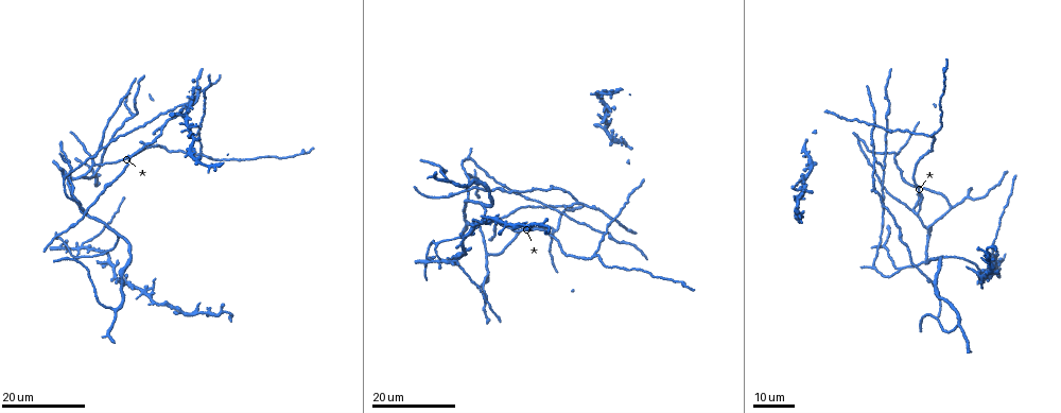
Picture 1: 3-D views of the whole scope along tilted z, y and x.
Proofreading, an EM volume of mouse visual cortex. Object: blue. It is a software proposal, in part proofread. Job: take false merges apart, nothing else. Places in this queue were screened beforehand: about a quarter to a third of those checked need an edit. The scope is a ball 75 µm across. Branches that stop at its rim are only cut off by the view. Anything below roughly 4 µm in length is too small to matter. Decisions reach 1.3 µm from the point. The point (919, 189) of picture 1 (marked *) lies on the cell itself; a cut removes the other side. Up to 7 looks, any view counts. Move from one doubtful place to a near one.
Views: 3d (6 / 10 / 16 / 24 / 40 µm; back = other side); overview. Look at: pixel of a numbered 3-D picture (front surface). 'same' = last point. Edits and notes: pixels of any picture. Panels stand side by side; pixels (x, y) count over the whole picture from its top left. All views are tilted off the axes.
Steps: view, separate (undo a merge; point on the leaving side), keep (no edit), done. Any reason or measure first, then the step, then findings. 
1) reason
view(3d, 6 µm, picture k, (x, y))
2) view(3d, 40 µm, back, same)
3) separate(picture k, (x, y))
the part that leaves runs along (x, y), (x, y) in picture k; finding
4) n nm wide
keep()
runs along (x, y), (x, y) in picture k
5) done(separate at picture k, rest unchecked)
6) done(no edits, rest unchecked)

a fork
view(3d, 16 µm, picture 1, (488, 255))

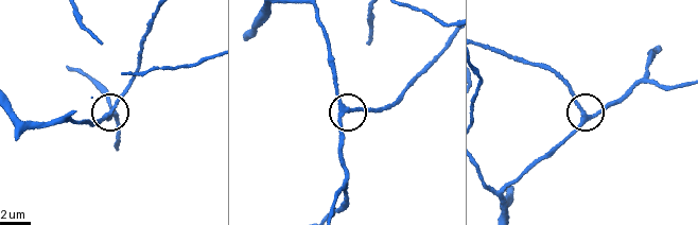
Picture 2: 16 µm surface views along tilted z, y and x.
zoom in
view(3d, 10 µm, picture 2, (342, 109))

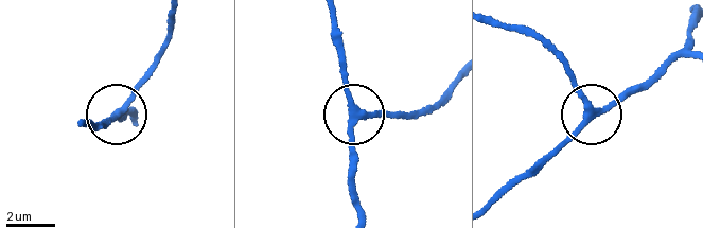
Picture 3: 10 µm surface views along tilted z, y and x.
side arm 20 µm; 3 arms
keep()
continuous, no second cell

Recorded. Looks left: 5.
two arms in line, one across
view(3d, 24 µm, picture 1, (81, 248))

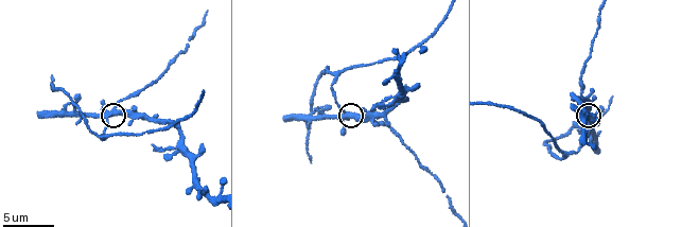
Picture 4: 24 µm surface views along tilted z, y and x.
view(3d, 10 µm, picture 4, (120, 112))

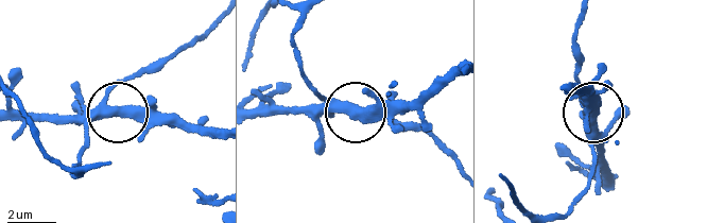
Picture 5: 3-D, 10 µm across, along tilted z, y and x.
view(3d, 6 µm, picture 5, (354, 112))

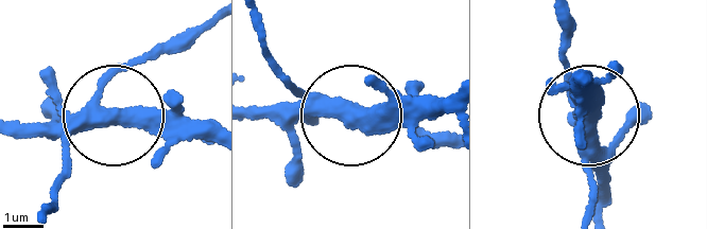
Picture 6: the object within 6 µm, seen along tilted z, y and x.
3 arms
separate(picture 6, (140, 115))
two cells meet here

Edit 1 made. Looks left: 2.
done(separate at picture 6, rest unchecked)

